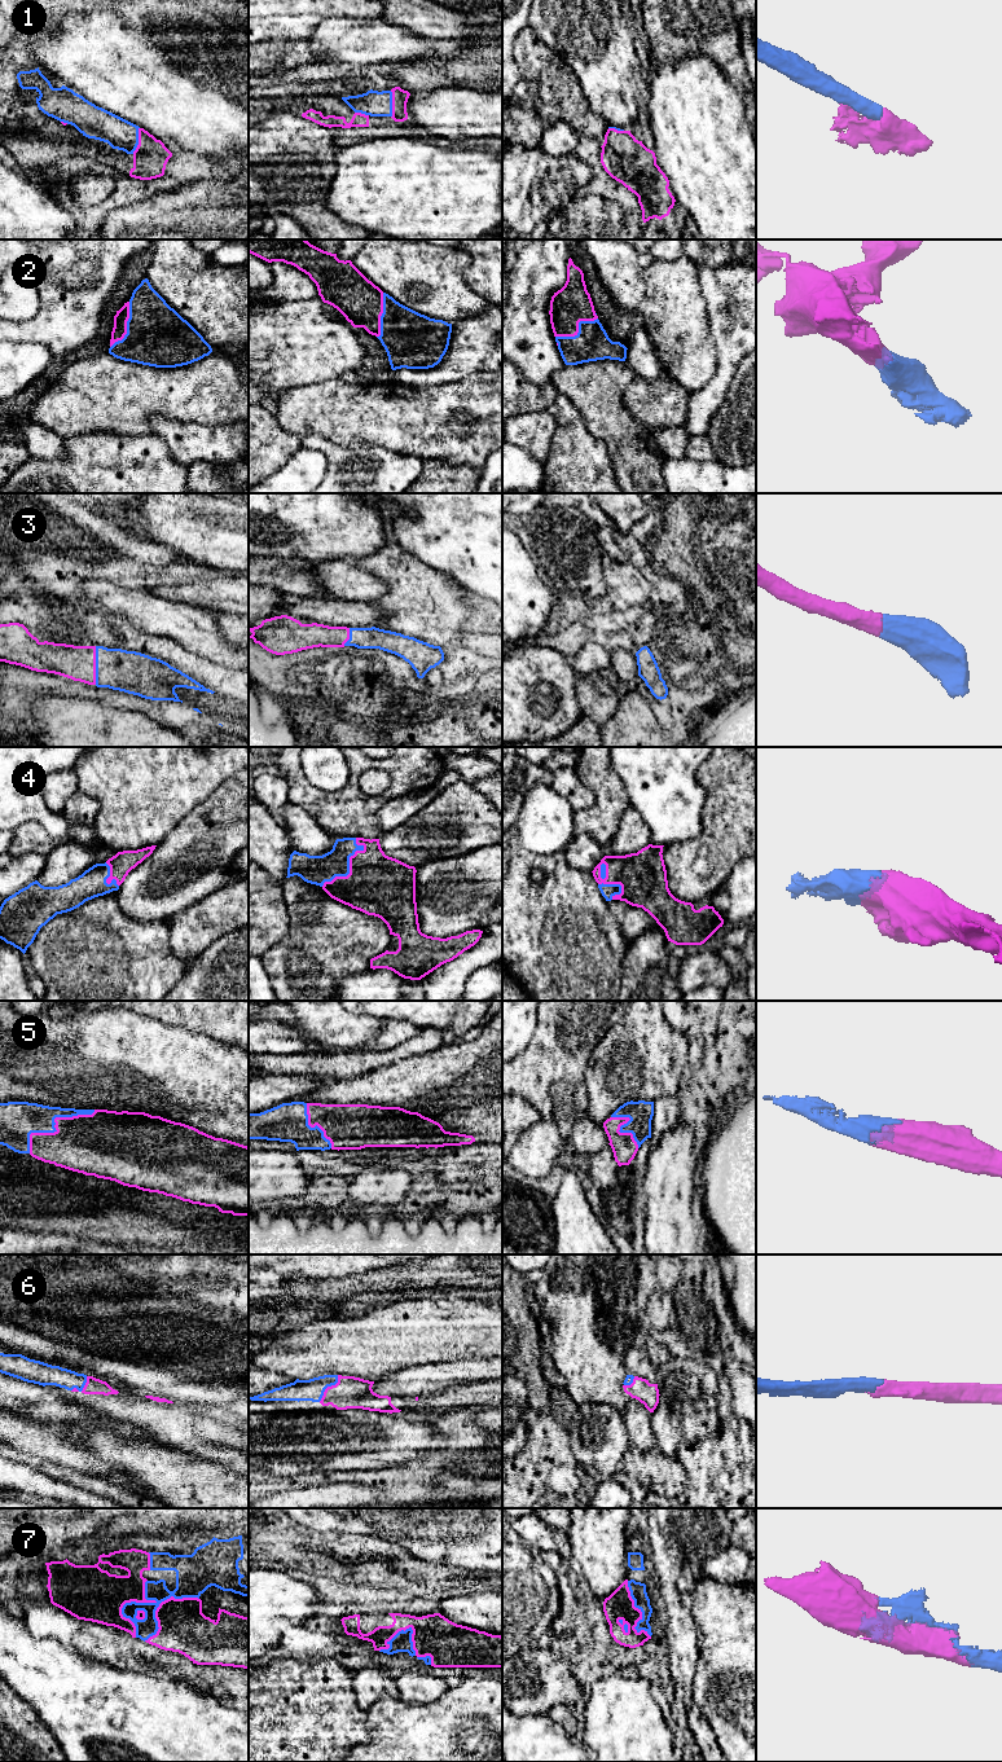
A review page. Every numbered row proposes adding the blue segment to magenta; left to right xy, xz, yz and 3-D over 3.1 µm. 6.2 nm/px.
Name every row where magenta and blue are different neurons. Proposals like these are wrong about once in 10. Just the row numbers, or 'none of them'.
none of them

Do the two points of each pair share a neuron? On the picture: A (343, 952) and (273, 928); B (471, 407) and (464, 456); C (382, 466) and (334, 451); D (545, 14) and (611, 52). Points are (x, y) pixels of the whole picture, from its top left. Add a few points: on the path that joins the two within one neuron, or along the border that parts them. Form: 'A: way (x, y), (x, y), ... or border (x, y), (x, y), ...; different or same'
A: border (286, 903), (288, 932), (264, 953); different
B: way (484, 418), (467, 443); same
C: way (370, 466), (351, 466), (346, 461); same
D: way (562, 14), (568, 14), (594, 40); same

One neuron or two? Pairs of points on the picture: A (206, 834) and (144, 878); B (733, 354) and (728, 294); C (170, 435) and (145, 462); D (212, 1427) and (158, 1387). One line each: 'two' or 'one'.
A: one
B: one
C: two
D: two

